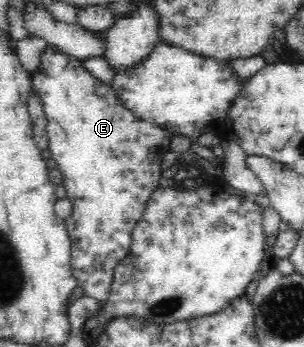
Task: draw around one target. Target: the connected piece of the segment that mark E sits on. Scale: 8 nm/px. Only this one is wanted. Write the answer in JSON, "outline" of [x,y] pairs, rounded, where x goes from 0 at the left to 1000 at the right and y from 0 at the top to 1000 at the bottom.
{"outline":[[[155,133],[135,193],[102,216],[105,256],[128,265],[148,334],[151,386],[168,458],[207,507],[217,571],[237,591],[234,614],[211,634],[234,692],[234,781],[280,853],[339,873],[359,856],[378,769],[424,746],[434,666],[470,625],[497,553],[536,527],[530,487],[536,452],[556,441],[556,412],[576,386],[530,366],[454,346],[378,280],[362,248],[306,222],[273,190],[273,173],[191,153],[178,133]]]}

